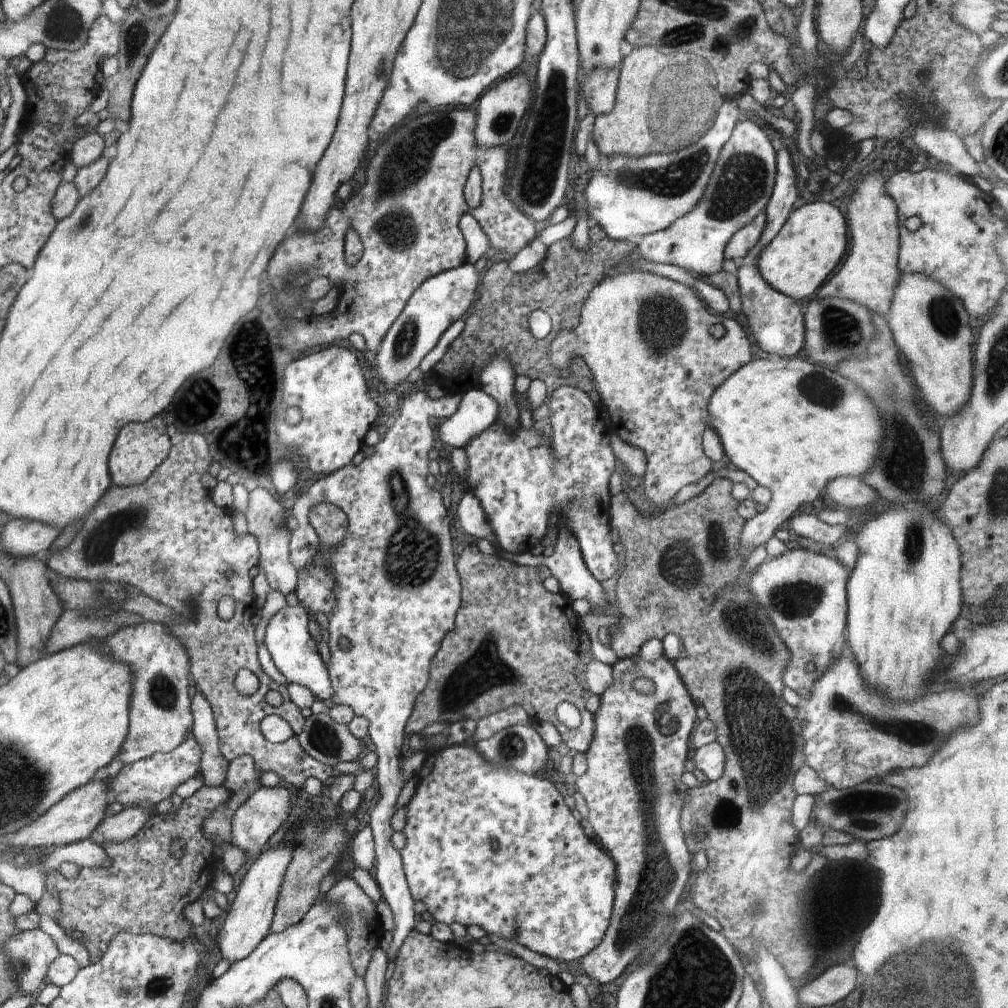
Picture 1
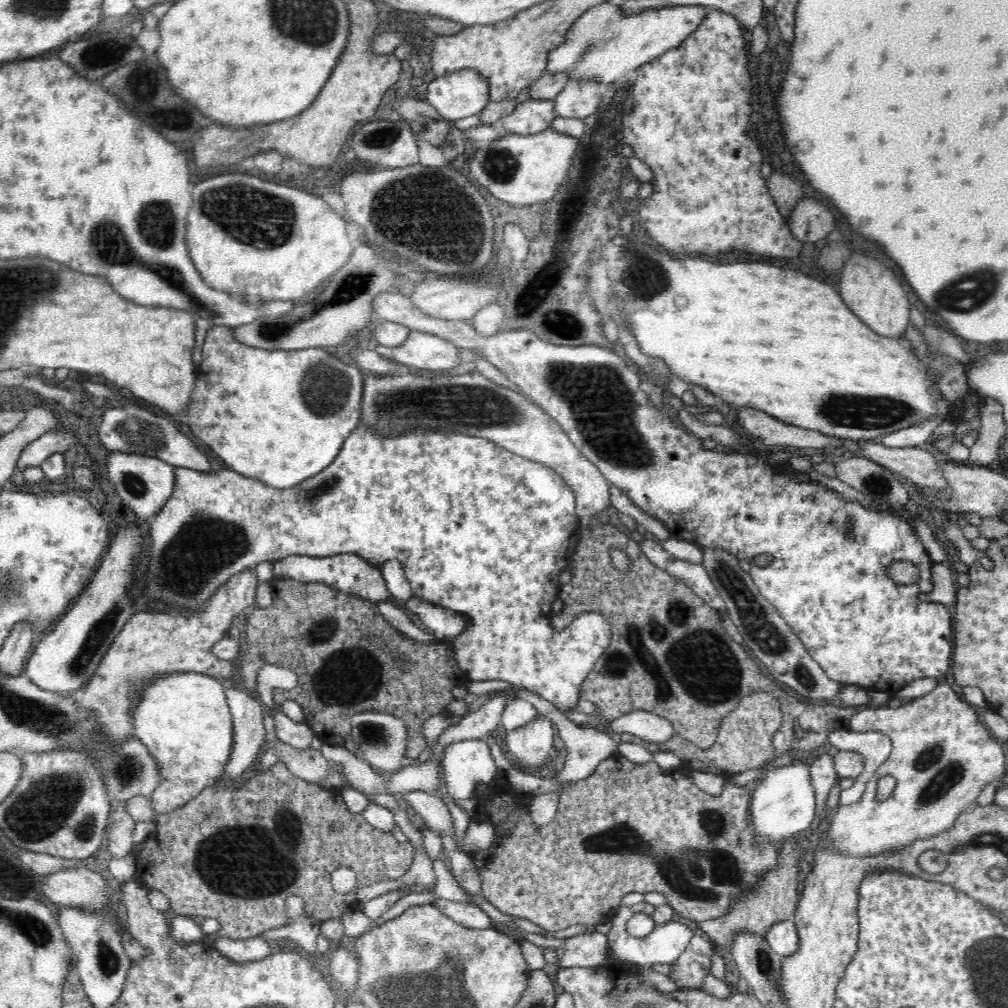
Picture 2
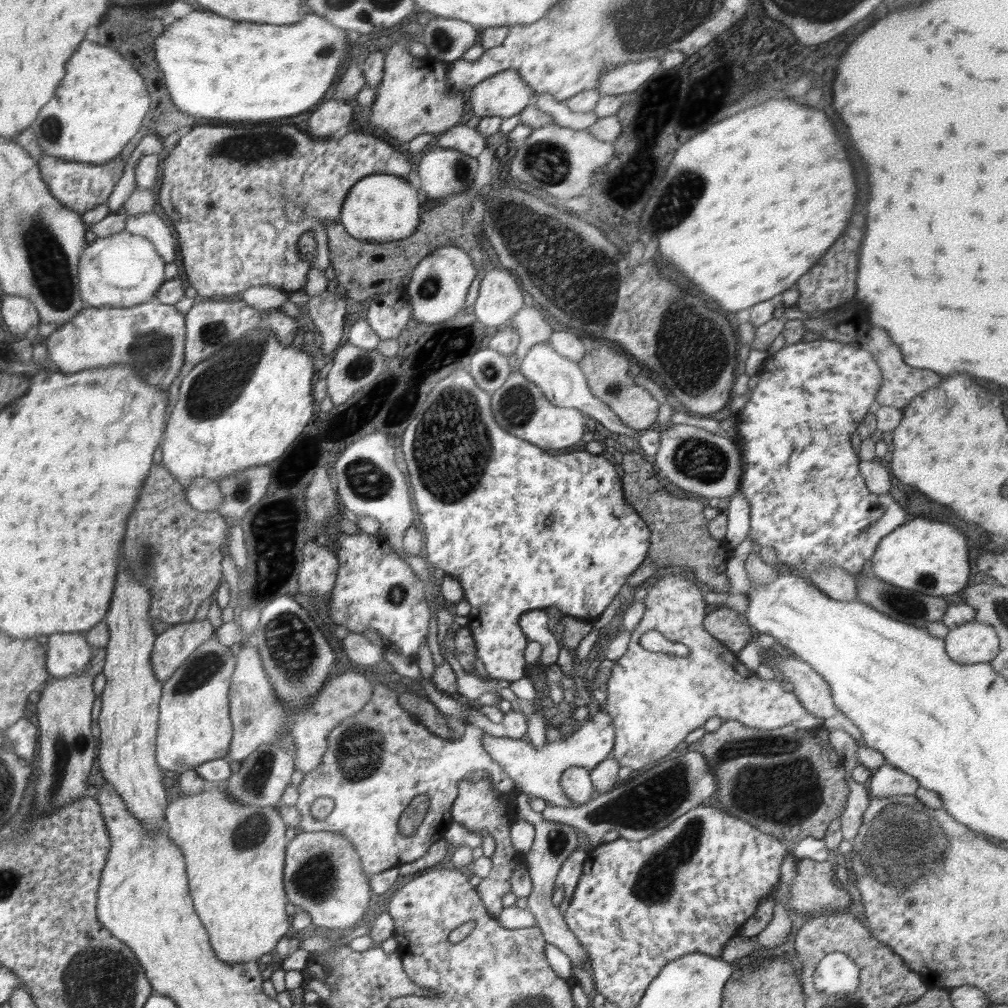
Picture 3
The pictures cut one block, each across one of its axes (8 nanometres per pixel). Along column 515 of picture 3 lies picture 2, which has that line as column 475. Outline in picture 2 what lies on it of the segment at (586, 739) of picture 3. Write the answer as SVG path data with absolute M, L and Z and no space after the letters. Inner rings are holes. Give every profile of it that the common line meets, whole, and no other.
M483 738L452 742L438 764L444 767L446 790L453 801L474 798L479 783L488 784L498 776L490 747Z

